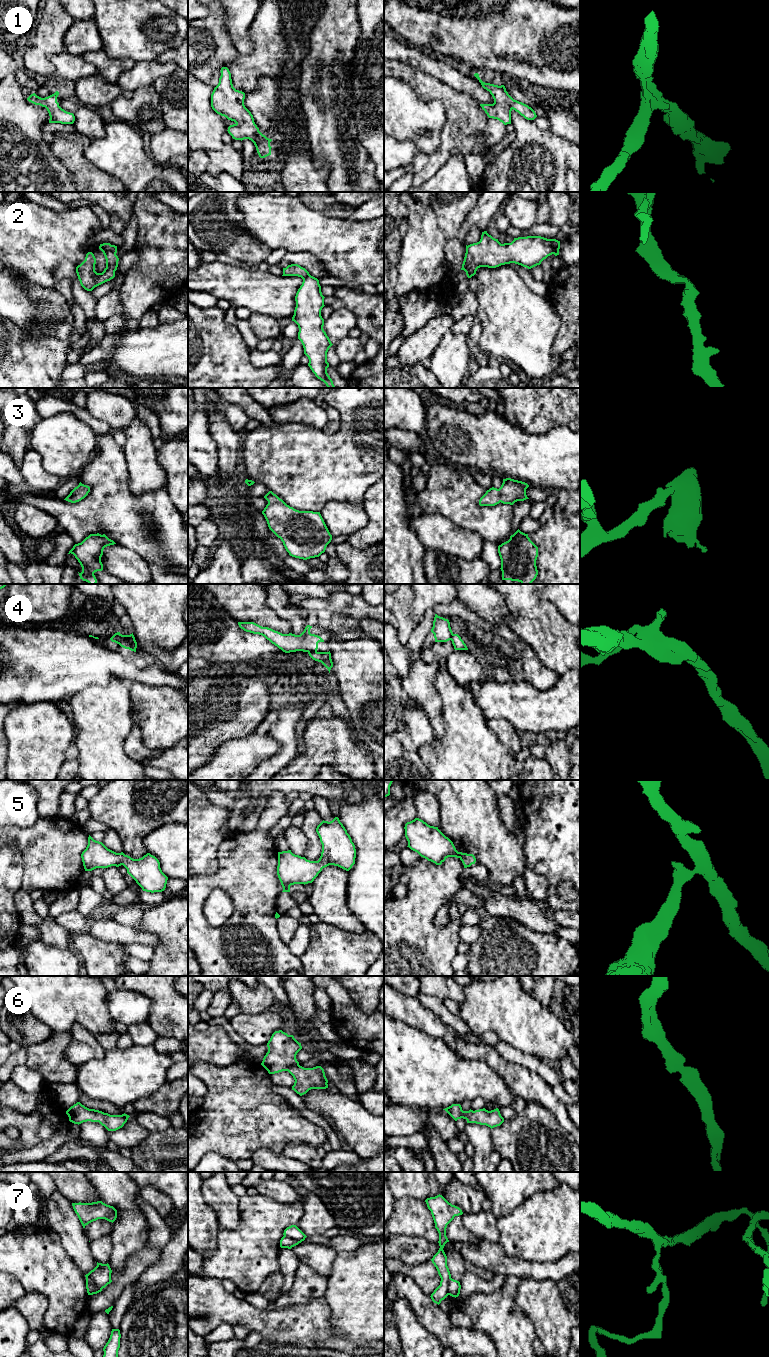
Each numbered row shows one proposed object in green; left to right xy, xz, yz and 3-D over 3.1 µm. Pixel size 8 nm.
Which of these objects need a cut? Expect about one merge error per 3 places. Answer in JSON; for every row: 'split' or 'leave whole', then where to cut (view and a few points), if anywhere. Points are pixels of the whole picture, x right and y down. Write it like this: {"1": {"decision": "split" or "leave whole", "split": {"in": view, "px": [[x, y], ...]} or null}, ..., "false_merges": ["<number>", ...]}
{"1": {"decision": "leave whole", "split": null}, "2": {"decision": "leave whole", "split": null}, "3": {"decision": "leave whole", "split": null}, "4": {"decision": "split", "split": {"in": "xz", "px": [[316, 650], [308, 653]]}}, "5": {"decision": "leave whole", "split": null}, "6": {"decision": "leave whole", "split": null}, "7": {"decision": "split", "split": {"in": "xz", "px": [[284, 1235], [301, 1241]]}}, "false_merges": ["4", "7"]}

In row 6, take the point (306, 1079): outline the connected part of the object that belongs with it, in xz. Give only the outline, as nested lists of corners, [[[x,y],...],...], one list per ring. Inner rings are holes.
[[[282,1030],[275,1031],[267,1047],[268,1052],[261,1065],[269,1074],[288,1071],[295,1080],[292,1090],[297,1094],[302,1096],[311,1089],[328,1088],[328,1080],[321,1066],[304,1068],[299,1065],[296,1055],[302,1046],[293,1035],[288,1035]]]

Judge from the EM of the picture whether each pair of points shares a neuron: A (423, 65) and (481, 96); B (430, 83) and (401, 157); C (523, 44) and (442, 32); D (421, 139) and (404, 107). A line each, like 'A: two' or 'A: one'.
A: one
B: two
C: one
D: one

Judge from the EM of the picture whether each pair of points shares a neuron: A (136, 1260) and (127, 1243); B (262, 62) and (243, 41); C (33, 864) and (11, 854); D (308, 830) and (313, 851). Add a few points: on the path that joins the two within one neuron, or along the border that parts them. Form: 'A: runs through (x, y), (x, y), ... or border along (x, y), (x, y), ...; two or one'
A: border along (147, 1244), (127, 1262), (126, 1267), (120, 1273); two
B: border along (251, 40), (252, 50), (249, 53), (238, 54); two
C: border along (10, 842), (16, 845), (21, 856), (21, 882); two
D: runs through (311, 835), (313, 846); one

